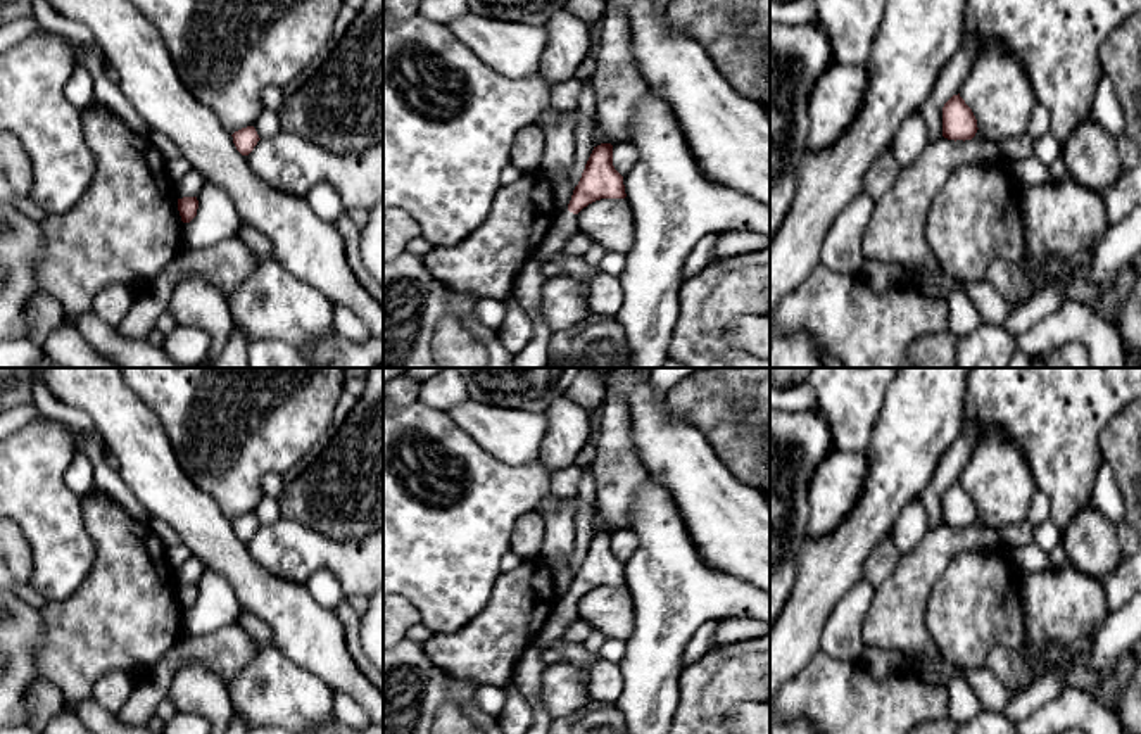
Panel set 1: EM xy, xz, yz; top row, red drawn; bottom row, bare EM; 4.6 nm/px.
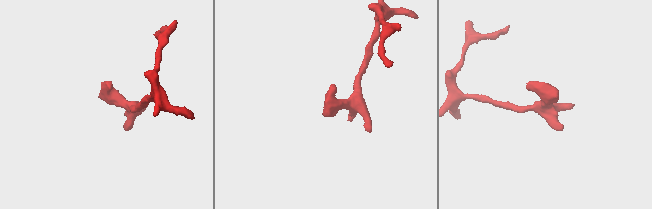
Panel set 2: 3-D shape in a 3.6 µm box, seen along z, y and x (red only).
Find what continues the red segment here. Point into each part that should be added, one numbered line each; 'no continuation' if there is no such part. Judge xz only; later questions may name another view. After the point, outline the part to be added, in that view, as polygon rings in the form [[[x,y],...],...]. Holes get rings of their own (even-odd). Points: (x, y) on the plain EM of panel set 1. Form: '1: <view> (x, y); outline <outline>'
1: xz (527, 674); outline [[[568,596],[558,598],[547,625],[539,634],[539,639],[521,655],[513,670],[513,682],[518,686],[520,693],[528,701],[533,712],[533,722],[526,734],[549,734],[549,724],[552,718],[545,712],[539,694],[540,679],[547,667],[542,660],[542,655],[551,642],[564,636],[564,630],[575,620],[578,620],[575,601]]]

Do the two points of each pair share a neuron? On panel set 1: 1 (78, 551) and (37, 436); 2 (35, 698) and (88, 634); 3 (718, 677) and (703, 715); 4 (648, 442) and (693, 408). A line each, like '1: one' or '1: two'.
1: one
2: two
3: one
4: two

